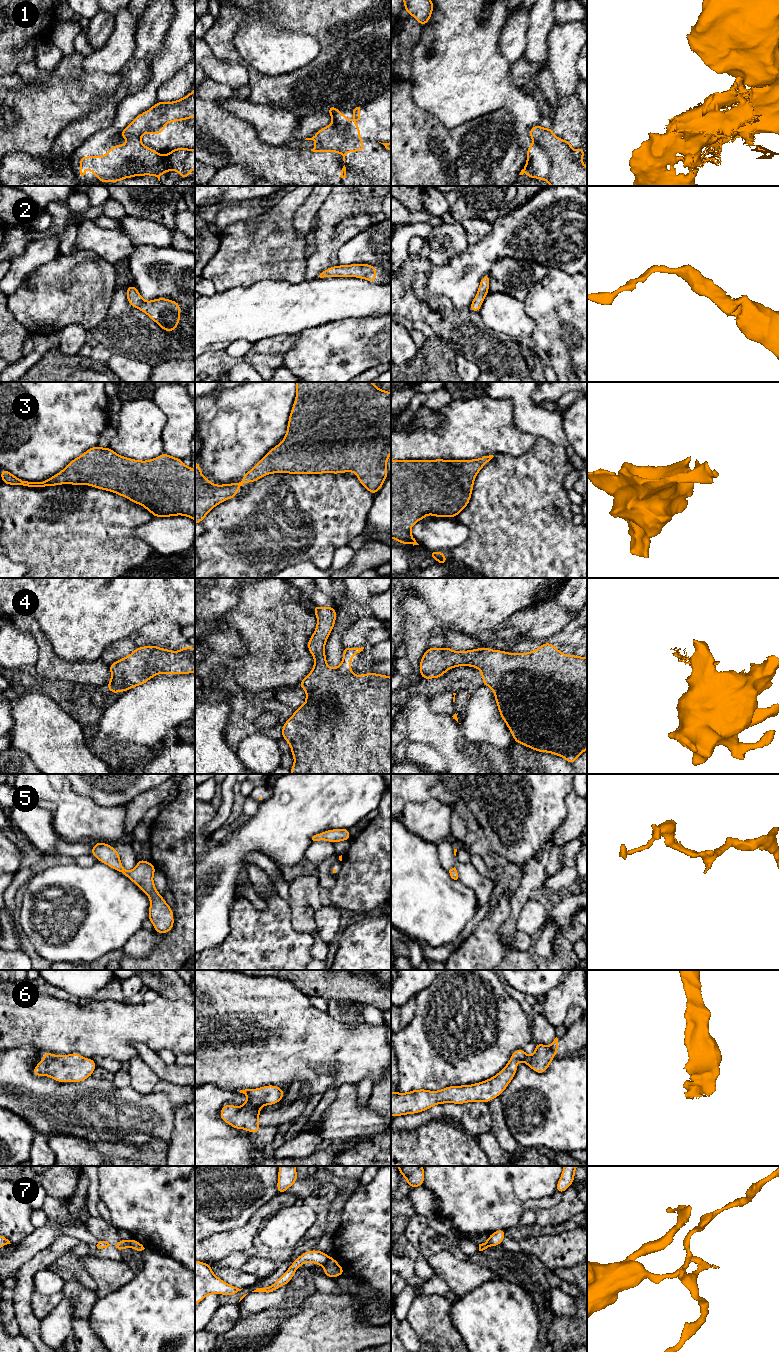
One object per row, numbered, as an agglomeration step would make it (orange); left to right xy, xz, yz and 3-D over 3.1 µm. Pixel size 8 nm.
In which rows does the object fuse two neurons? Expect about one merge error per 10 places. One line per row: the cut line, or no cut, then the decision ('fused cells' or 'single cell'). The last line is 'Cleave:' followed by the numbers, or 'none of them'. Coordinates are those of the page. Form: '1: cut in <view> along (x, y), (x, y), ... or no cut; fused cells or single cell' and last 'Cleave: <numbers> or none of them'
1: cut in yz along (540, 126), (532, 131), (532, 137), (549, 159), (546, 179); fused cells
2: no cut; single cell
3: no cut; single cell
4: no cut; single cell
5: no cut; single cell
6: no cut; single cell
7: cut in xz along (329, 1257), (323, 1265); fused cells
Cleave: 1, 7

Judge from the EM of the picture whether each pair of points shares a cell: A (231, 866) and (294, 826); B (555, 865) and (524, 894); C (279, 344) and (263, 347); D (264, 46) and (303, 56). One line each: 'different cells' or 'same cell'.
A: same cell
B: same cell
C: same cell
D: same cell

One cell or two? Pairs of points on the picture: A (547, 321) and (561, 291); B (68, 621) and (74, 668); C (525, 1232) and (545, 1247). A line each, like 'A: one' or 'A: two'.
A: one
B: two
C: two

